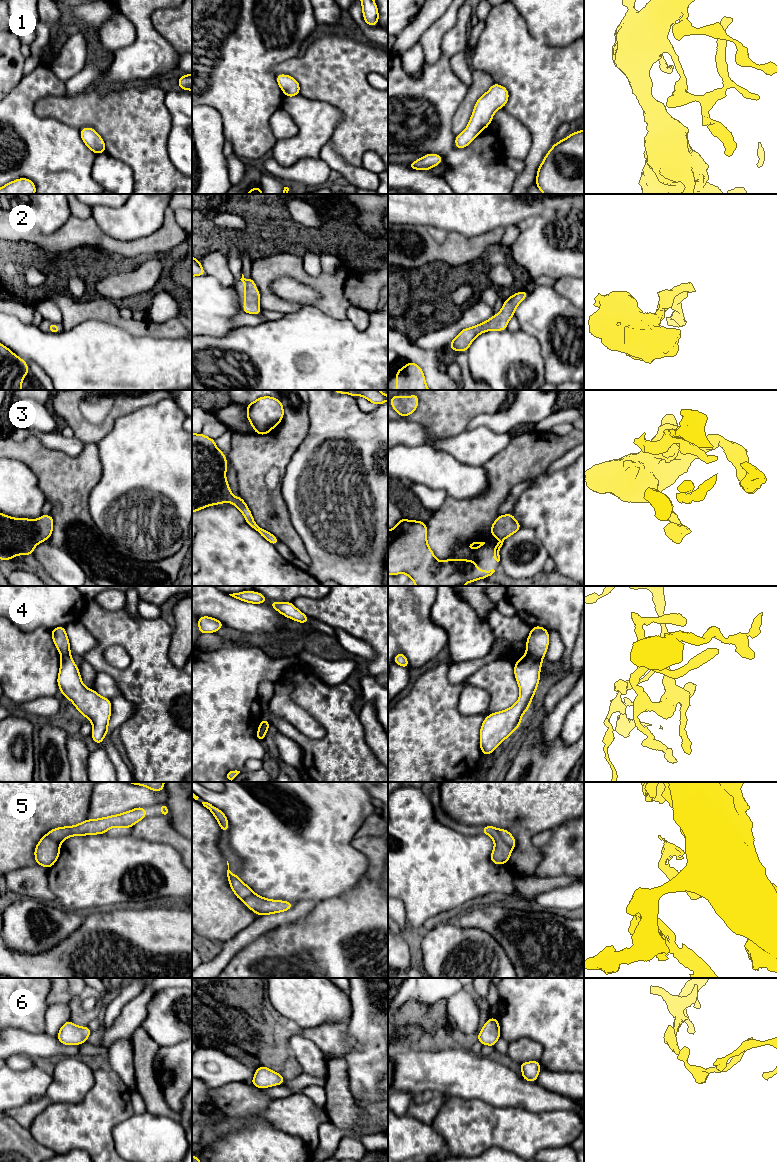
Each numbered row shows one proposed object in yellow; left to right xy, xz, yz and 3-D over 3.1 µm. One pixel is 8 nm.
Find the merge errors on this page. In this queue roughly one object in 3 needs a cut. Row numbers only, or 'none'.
4

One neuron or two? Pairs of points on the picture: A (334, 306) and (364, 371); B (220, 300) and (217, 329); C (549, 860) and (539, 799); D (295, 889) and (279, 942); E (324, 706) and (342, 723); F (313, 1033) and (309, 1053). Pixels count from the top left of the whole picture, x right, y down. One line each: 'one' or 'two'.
A: two
B: one
C: two
D: two
E: one
F: two

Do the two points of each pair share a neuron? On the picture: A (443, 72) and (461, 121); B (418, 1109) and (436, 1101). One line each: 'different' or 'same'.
A: different
B: same

